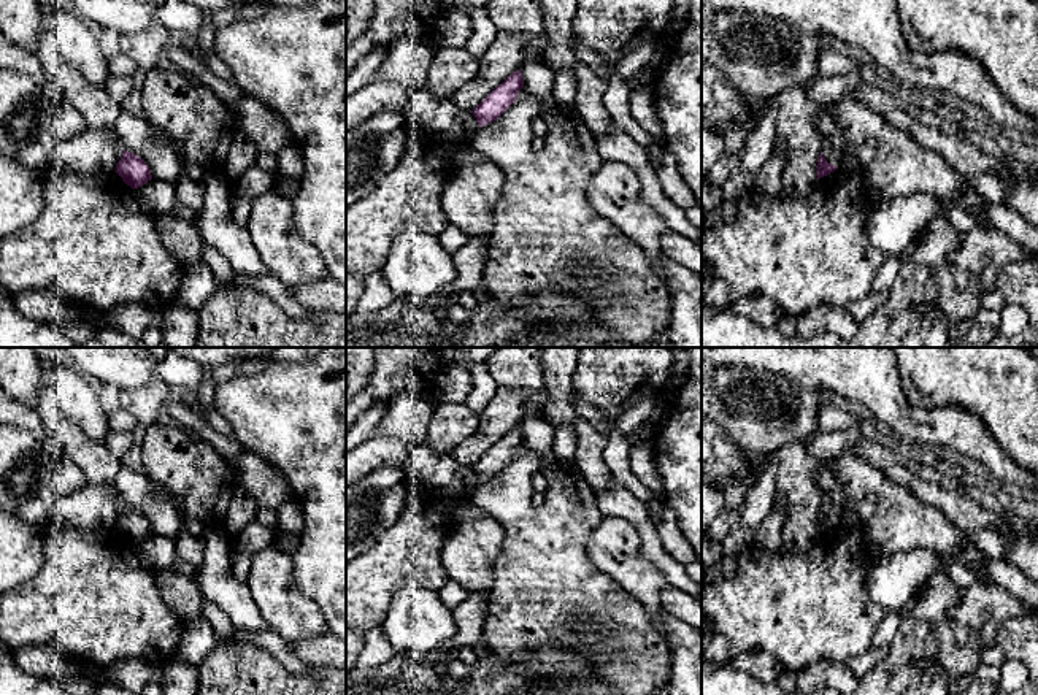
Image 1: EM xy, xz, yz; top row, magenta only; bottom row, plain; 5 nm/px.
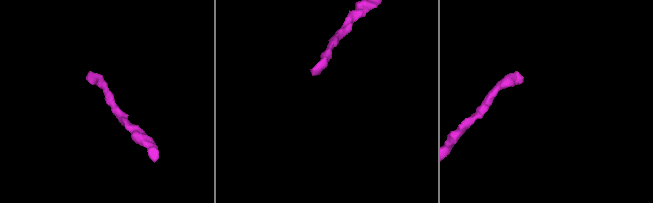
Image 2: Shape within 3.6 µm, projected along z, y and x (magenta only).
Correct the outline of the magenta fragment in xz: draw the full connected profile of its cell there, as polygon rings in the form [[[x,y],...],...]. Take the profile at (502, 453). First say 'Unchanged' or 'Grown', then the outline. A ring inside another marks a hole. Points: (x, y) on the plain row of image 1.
Unchanged. [[[521,425],[509,430],[500,441],[497,441],[471,468],[479,482],[497,476],[517,454],[524,443]]]

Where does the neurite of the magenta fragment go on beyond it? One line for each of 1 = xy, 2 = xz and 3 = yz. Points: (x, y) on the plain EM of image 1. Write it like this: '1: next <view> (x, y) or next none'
1: next none
2: next none
3: next none

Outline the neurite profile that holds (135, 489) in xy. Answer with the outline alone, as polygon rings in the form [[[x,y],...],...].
[[[121,468],[114,479],[119,500],[124,506],[141,513],[152,530],[152,535],[176,536],[183,519],[175,501],[144,471]]]

